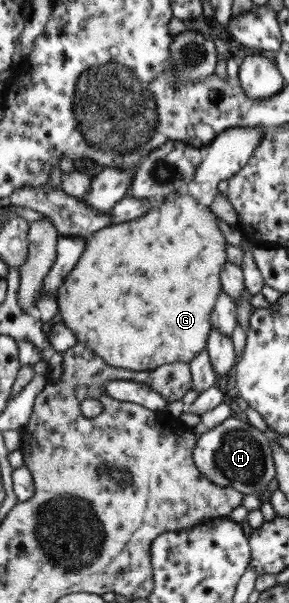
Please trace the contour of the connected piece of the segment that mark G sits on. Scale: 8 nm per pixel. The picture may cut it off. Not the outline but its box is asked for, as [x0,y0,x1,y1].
[58,190,227,371]

